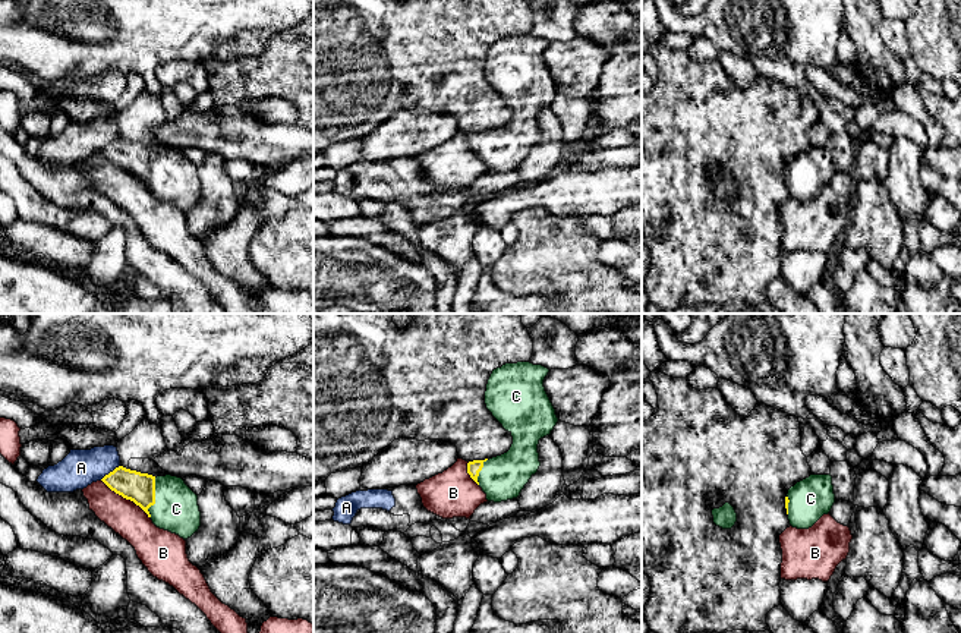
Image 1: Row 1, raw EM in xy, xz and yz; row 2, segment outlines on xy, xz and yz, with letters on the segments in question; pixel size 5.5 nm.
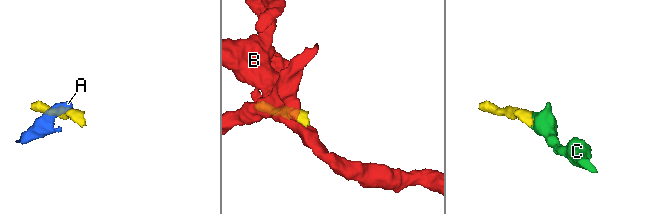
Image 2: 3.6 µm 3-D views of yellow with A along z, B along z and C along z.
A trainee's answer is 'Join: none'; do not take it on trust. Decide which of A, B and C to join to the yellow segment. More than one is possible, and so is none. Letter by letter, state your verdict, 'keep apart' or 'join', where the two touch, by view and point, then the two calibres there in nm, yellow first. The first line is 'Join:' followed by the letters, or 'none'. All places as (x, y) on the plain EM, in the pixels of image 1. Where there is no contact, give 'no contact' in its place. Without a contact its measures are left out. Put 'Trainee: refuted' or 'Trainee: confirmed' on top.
Trainee: refuted
Join: C
A: keep apart; contact xy (110, 144); calibres 160 and 200 nm
B: keep apart; contact xy (126, 170); calibres 160 and 190 nm
C: join; contact xy (154, 169); calibres 160 and 240 nm

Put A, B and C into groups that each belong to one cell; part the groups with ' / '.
A / B / C

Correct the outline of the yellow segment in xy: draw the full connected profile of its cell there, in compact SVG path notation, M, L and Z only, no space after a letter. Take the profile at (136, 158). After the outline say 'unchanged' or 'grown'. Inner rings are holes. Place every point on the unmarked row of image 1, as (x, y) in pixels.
M119 138L101 152L116 166L139 177L160 201L188 211L201 198L198 167L182 149L155 149Z; grown

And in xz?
M517 34L494 41L488 51L486 81L513 108L507 125L467 135L467 145L488 173L517 170L541 138L539 111L549 107L558 94L543 59L548 44L542 37Z; grown

